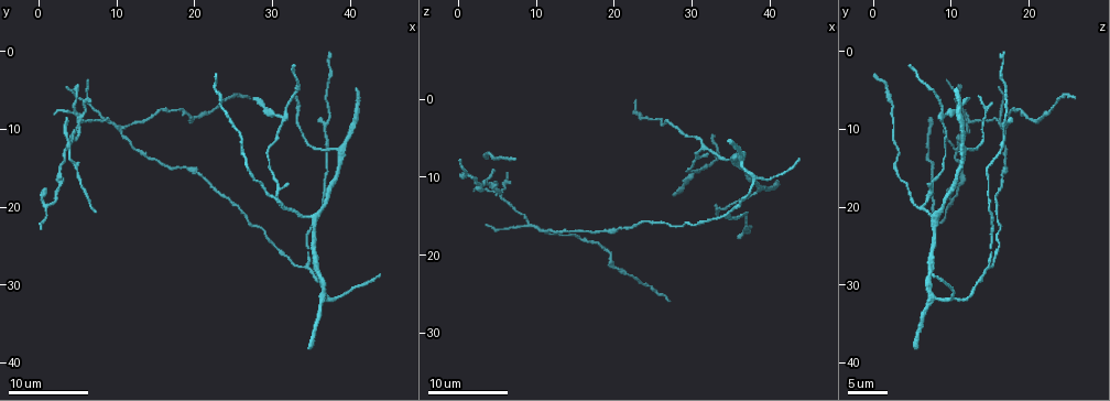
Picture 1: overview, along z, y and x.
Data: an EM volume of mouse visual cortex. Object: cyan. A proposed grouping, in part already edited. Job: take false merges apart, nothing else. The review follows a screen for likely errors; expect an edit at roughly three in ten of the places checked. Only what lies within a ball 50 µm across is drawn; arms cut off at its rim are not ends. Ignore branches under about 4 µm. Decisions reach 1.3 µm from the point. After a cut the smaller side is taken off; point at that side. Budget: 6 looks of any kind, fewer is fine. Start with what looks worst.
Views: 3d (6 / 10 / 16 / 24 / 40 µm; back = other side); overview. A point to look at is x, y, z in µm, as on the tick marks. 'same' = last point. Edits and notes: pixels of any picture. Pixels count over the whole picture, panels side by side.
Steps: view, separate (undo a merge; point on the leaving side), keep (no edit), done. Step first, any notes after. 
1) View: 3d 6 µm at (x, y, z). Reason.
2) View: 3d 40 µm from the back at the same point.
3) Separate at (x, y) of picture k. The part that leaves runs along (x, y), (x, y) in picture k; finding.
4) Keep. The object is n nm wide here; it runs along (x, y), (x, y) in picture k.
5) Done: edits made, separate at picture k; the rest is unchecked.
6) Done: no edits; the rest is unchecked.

View: 3d 16 µm at (38.0, 32.0, 10.0). Two arms in line, one across.

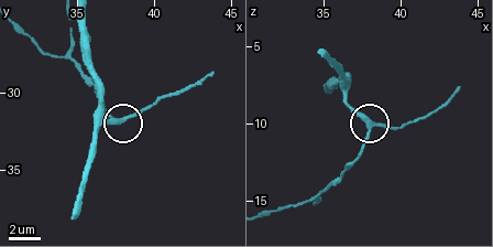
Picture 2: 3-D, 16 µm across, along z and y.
View: 3d 6 µm at (38.2, 31.8, 10.2).

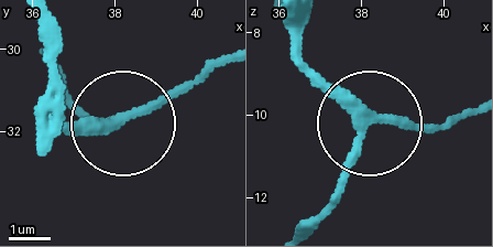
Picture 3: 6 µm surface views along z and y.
Keep. The object is 230 nm wide here; all the same cell.

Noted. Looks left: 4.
View: 3d 6 µm at (31.5, 8.5, 8.5). Three arms meet.

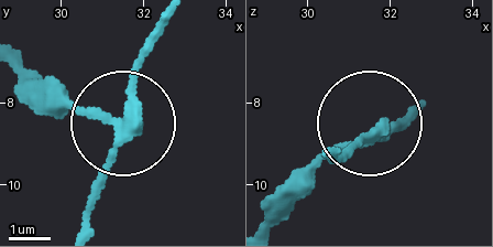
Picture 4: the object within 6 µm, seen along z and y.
View: 3d 6 µm from the back at (31.50, 8.45, 8.80).

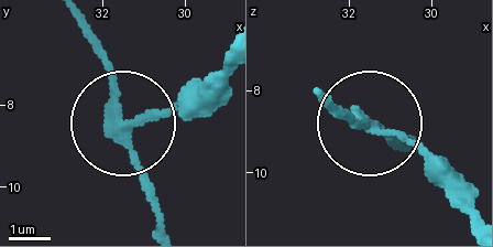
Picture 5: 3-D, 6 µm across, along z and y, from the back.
Separate at (184, 99) of picture 5. 3 arms meet here; the part that leaves runs along (142, 122), (192, 109), (223, 81) in picture 5; two cells meet here.

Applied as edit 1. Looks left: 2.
View: 3d 10 µm at (34.5, 27.5, 14.5). Branch point.

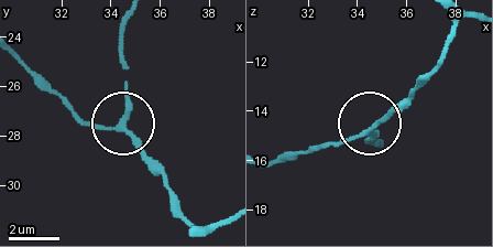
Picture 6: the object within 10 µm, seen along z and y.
View: 3d 6 µm at (34.5, 27.4, 14.9).

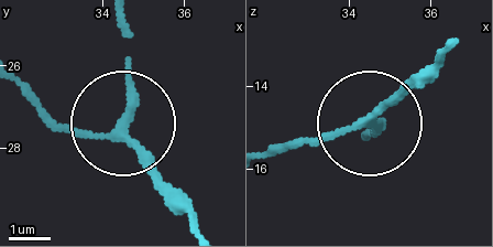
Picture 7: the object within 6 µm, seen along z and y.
Keep. The object is 180 nm wide here; it runs along (25, 92), (67, 126), (109, 130), (130, 92), (123, 18) in picture 7; continuous, no second cell.

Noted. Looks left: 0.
Done: edits made, separate at picture 5; the rest is unchecked.

